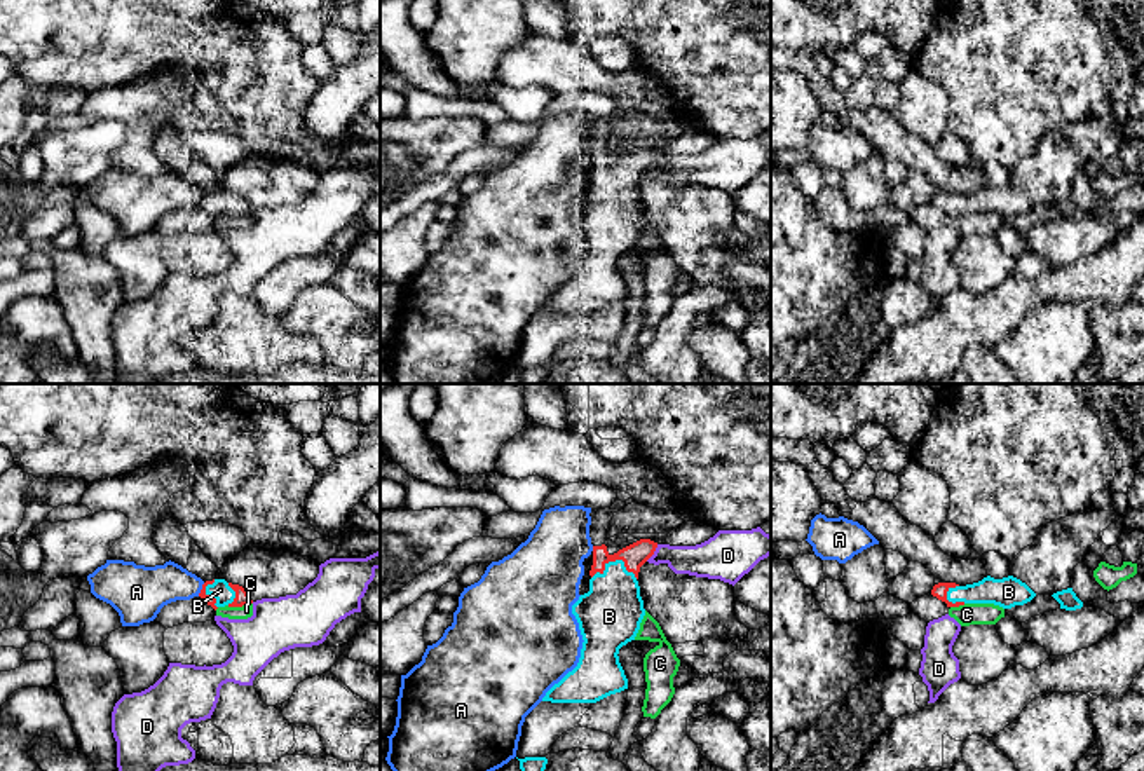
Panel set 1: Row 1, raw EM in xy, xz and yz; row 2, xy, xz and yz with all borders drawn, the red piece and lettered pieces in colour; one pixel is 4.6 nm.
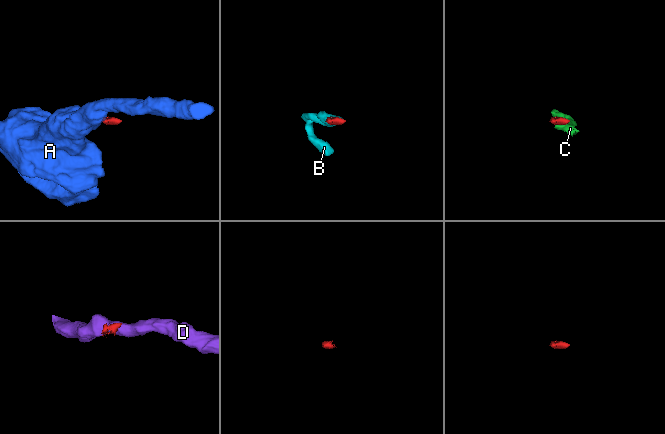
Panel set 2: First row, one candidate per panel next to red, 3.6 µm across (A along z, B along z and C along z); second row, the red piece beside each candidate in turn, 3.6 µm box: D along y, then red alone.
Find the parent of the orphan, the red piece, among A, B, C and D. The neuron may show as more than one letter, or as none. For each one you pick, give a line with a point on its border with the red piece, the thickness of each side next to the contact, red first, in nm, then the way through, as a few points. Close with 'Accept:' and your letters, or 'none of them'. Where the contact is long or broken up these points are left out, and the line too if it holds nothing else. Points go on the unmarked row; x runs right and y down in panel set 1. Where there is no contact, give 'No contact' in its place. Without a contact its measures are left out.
B: Touches red at xz (616, 168). Thickness 110 nm (red) against 280 nm. Path across: xz (635, 164), (616, 168), (611, 222)
Accept: B

